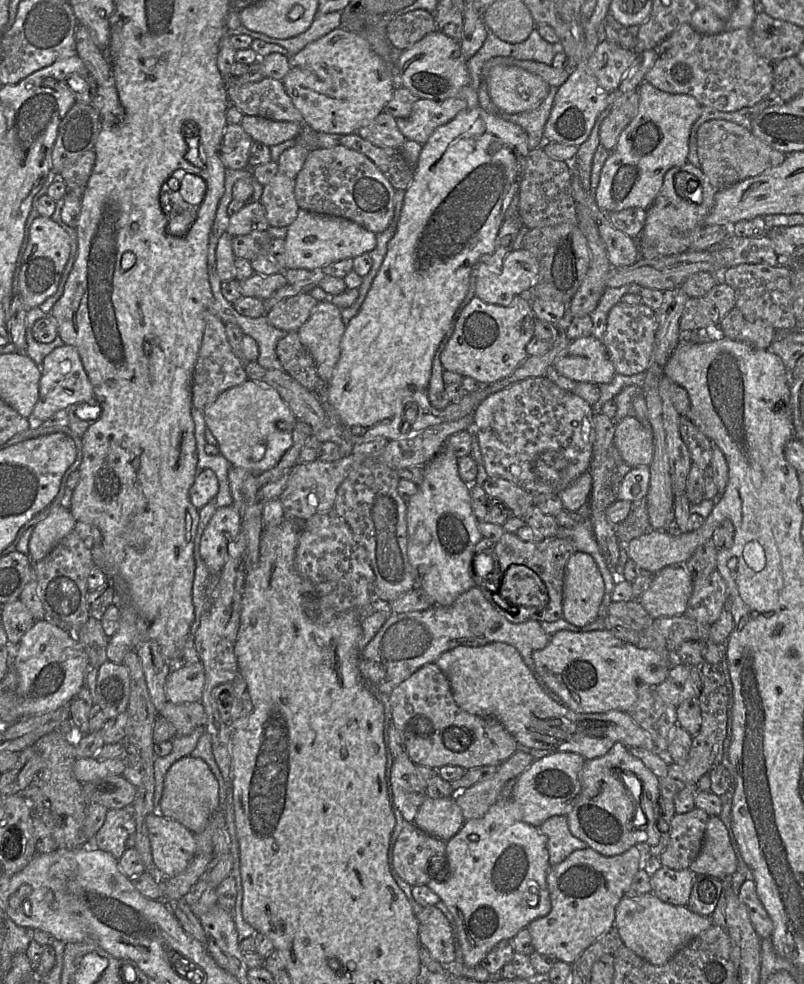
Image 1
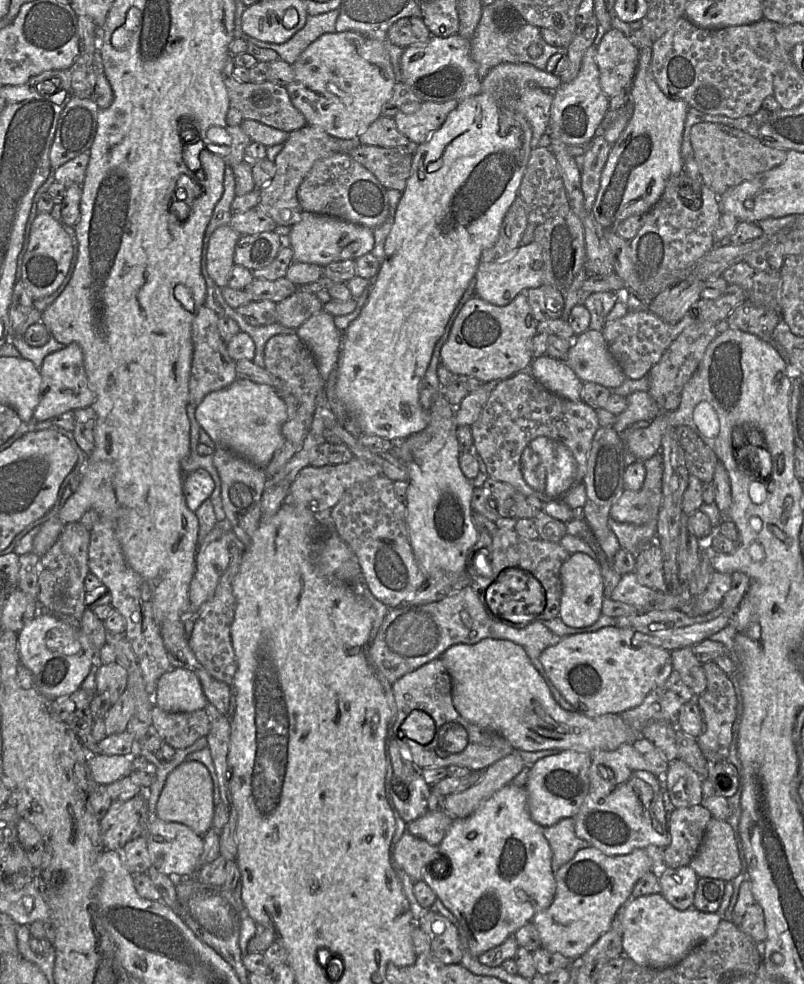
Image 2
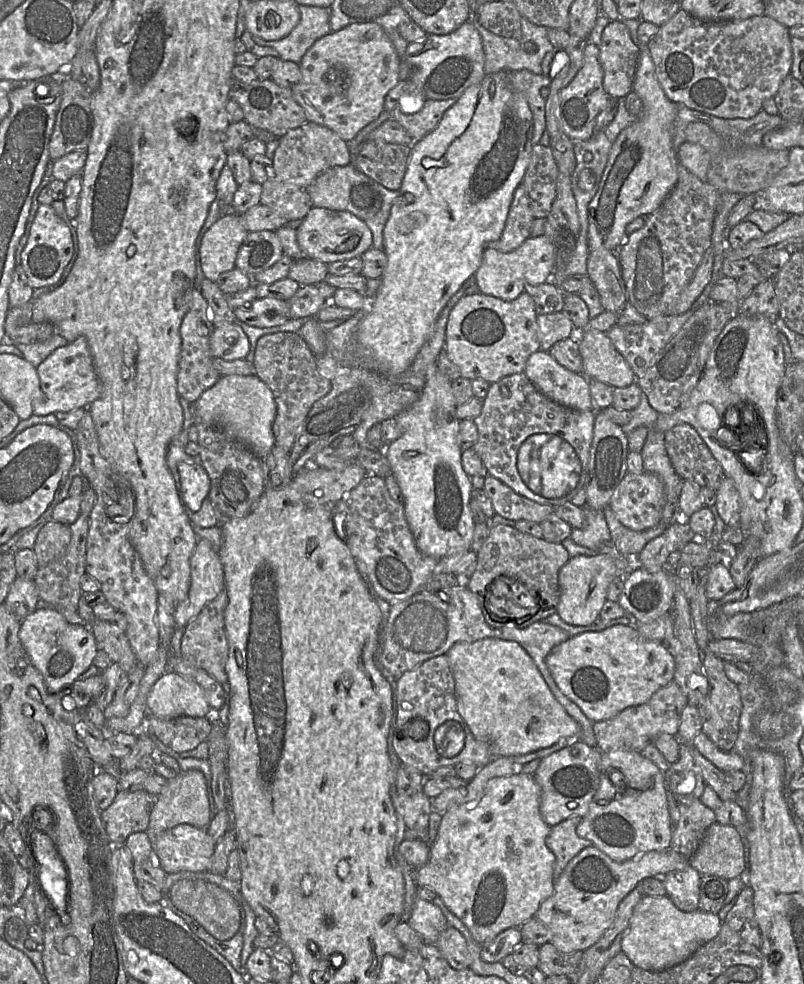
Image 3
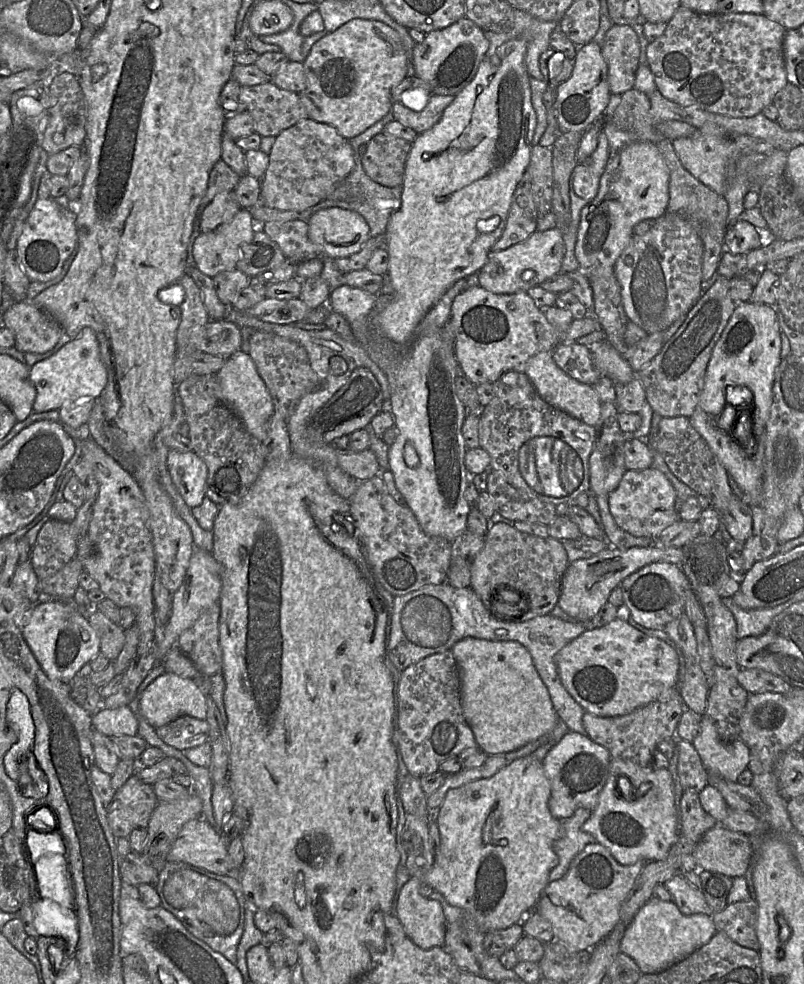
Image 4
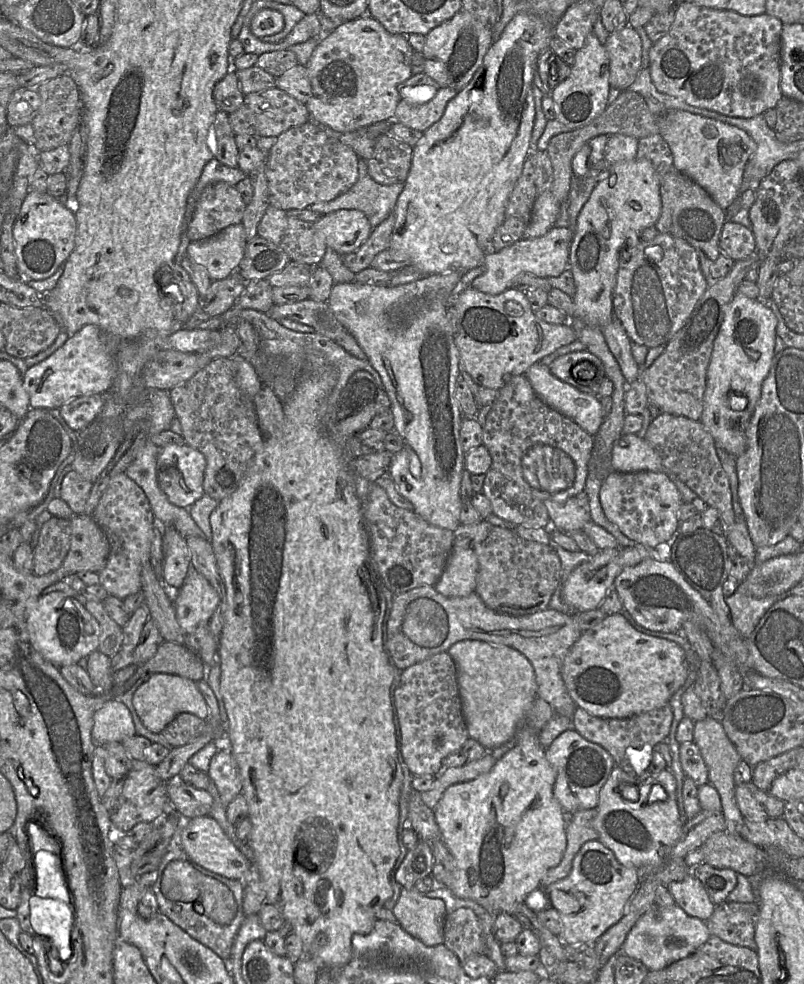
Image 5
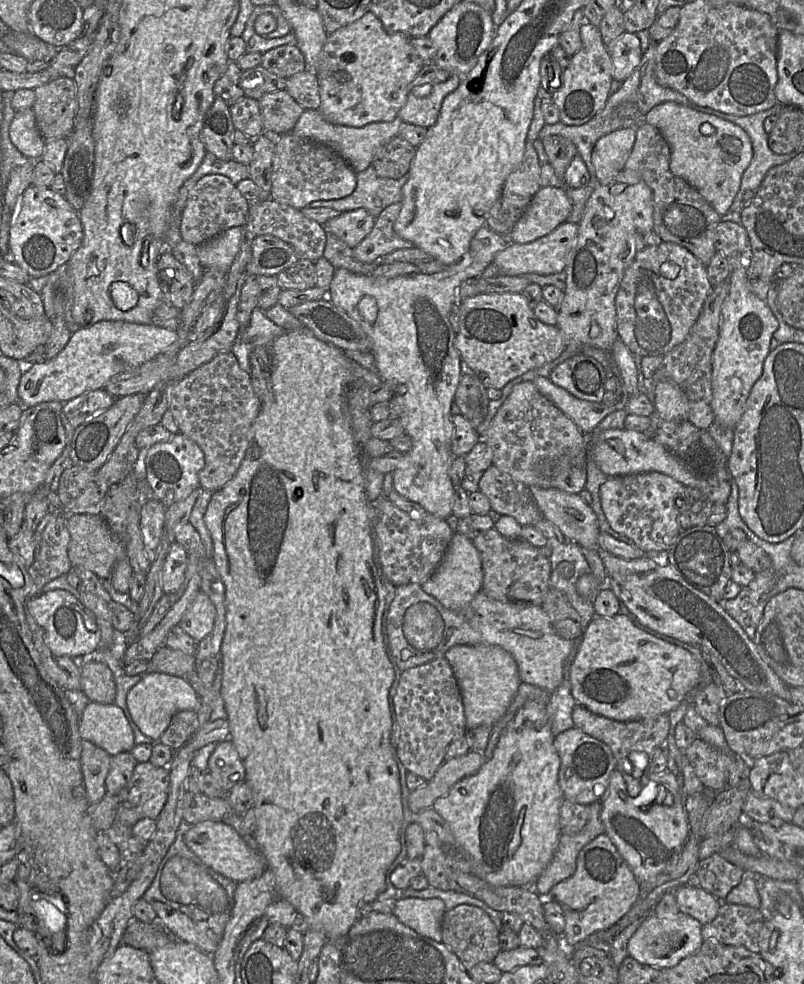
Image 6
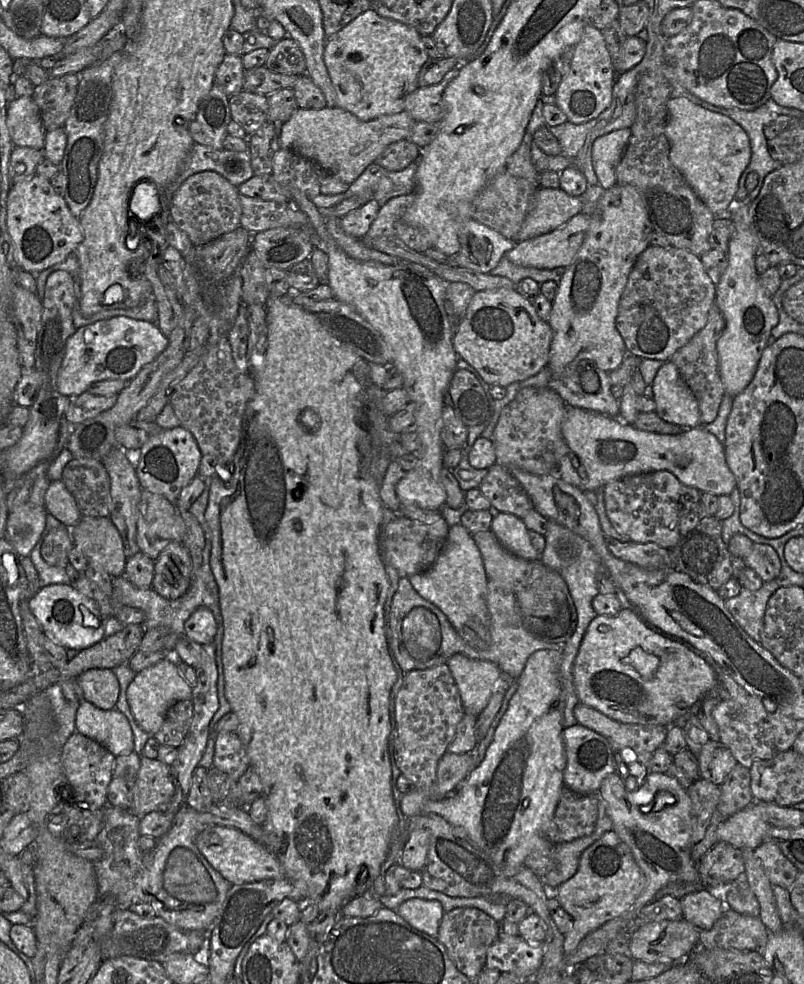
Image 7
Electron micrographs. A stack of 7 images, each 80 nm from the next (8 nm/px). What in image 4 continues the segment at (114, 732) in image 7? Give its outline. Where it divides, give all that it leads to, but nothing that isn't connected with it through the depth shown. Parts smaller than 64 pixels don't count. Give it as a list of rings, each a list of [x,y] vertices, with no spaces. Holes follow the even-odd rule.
[[[126,705],[113,709],[102,709],[92,716],[93,729],[108,737],[117,735],[136,735],[138,720]]]

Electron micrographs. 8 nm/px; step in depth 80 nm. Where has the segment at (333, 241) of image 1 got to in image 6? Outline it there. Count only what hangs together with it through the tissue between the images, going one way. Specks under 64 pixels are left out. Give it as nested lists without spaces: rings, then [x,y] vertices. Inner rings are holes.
[[[360,208],[341,212],[324,223],[323,227],[353,249],[370,233],[375,220],[367,210]]]

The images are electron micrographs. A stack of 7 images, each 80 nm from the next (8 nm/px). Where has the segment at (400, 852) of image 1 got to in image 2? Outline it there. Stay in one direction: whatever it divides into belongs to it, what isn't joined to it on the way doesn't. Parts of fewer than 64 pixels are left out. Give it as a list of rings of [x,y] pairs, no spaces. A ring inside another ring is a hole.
[[[405,831],[393,850],[393,861],[399,871],[404,871],[414,882],[422,880],[423,873],[427,870],[432,860],[440,860],[441,854],[438,845],[431,845],[427,841]]]

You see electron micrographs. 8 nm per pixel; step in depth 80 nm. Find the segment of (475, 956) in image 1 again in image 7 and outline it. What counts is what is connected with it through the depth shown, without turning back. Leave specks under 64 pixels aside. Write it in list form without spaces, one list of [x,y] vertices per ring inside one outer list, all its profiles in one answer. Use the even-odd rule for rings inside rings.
[[[562,647],[538,650],[529,656],[484,759],[452,794],[443,799],[430,799],[422,807],[422,814],[437,814],[462,829],[468,839],[506,876],[513,876],[524,867],[524,861],[535,844],[535,837],[544,836],[548,830],[564,787],[566,756],[562,737],[564,700],[559,676],[561,659]]]

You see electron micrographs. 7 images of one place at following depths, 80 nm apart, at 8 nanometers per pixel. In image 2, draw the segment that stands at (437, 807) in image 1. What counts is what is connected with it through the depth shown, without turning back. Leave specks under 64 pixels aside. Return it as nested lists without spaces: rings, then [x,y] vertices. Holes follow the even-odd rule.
[[[428,810],[421,817],[408,823],[406,831],[427,841],[431,845],[438,845],[447,833],[453,820],[443,810]]]

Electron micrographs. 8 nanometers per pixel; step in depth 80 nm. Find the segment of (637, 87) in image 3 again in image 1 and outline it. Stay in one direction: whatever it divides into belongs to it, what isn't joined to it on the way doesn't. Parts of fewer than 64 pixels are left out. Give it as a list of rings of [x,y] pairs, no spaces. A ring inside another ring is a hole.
[[[646,81],[637,90],[637,114],[610,152],[593,196],[602,212],[618,212],[626,208],[647,211],[661,190],[665,173],[687,162],[691,127],[702,113],[703,106],[691,95],[667,93]]]

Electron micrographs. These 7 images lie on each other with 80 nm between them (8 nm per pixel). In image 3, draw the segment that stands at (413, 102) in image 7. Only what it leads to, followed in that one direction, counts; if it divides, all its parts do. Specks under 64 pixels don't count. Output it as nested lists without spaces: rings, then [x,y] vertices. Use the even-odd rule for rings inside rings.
[[[425,99],[422,109],[414,114],[405,114],[397,103],[392,119],[404,127],[413,141],[418,141],[437,127],[445,111],[453,106],[456,100]]]

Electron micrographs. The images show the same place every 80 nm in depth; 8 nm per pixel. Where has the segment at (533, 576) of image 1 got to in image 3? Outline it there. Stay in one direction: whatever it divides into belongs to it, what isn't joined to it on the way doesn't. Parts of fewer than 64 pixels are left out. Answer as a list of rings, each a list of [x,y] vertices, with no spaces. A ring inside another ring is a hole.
[[[499,576],[487,588],[485,609],[494,620],[519,623],[519,619],[536,614],[539,608],[536,592],[519,580]]]

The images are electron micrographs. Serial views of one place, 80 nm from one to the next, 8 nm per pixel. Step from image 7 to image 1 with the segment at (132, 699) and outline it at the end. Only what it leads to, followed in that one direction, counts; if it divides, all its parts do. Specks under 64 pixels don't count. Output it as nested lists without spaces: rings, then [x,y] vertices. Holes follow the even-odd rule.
[[[201,662],[175,665],[164,686],[167,701],[174,704],[201,701],[205,679]]]

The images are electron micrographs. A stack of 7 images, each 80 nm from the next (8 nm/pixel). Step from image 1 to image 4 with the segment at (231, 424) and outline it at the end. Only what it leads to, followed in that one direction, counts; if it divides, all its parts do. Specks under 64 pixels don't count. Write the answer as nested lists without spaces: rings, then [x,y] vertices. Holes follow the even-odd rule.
[[[238,350],[226,359],[225,365],[216,375],[220,384],[220,400],[241,420],[250,435],[268,442],[268,425],[274,413],[274,403],[250,354]]]

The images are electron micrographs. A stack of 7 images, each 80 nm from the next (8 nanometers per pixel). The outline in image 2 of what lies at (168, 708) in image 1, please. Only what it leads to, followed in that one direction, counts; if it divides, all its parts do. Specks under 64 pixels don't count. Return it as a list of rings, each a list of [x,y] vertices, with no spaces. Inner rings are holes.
[[[154,705],[151,717],[152,726],[175,750],[191,746],[210,731],[210,718],[205,709],[173,713]]]

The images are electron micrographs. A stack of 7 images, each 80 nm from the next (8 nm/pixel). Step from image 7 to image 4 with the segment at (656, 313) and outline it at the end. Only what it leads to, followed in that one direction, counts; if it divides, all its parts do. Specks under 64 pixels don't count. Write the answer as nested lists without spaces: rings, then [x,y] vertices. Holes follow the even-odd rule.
[[[666,212],[661,217],[657,218],[654,222],[654,225],[645,234],[634,234],[629,245],[623,250],[614,265],[614,275],[621,288],[622,303],[628,319],[643,330],[645,330],[647,334],[666,330],[679,319],[684,319],[689,310],[694,306],[694,304],[702,294],[702,256],[703,243],[696,230],[688,220],[675,213]]]

